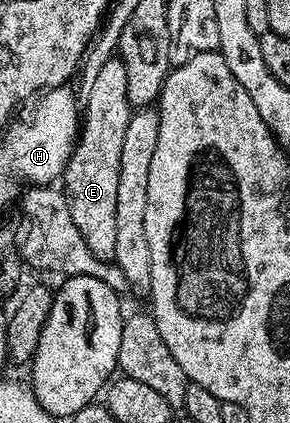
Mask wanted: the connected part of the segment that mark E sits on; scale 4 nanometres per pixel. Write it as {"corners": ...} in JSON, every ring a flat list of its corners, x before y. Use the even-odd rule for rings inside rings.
{"corners":[[110,58,85,93,86,110,84,106,80,114,78,140,74,143,60,186,65,191,72,221,88,244,88,251,104,262,113,262,116,256,116,184,120,181,120,148,124,144,124,128,128,128,132,113,122,59]]}

